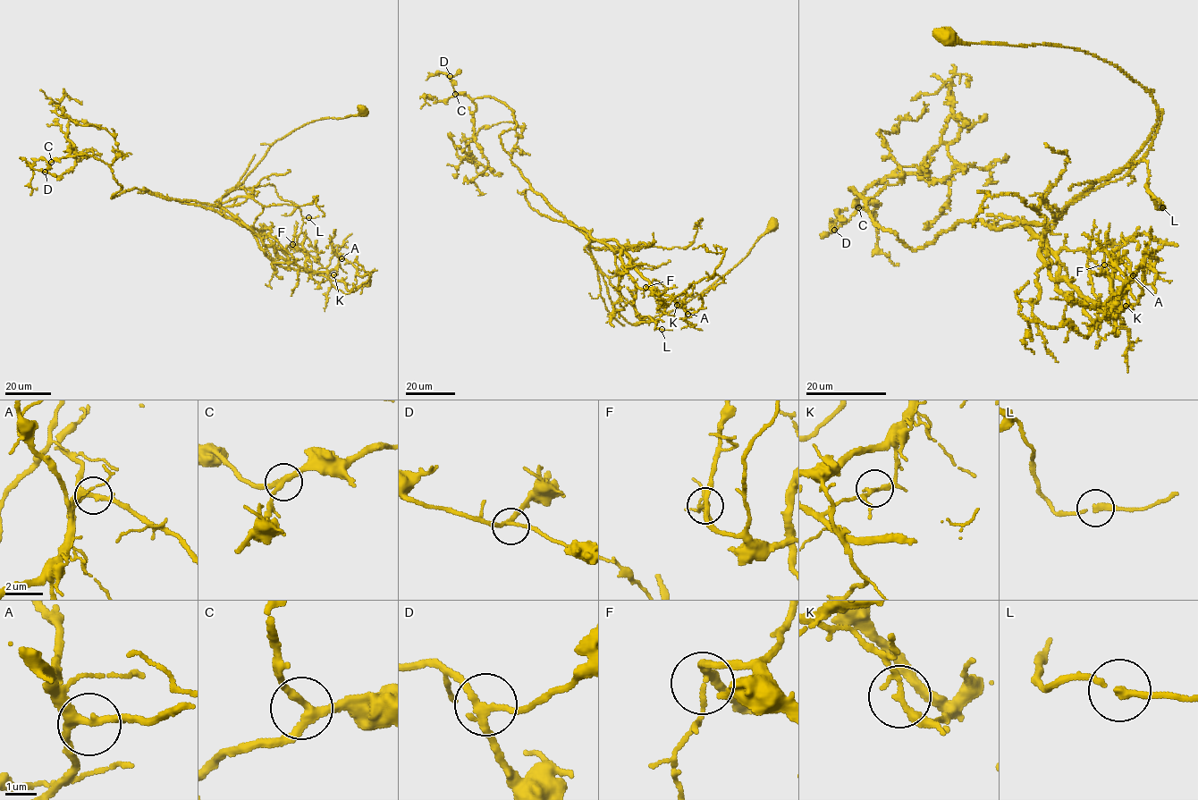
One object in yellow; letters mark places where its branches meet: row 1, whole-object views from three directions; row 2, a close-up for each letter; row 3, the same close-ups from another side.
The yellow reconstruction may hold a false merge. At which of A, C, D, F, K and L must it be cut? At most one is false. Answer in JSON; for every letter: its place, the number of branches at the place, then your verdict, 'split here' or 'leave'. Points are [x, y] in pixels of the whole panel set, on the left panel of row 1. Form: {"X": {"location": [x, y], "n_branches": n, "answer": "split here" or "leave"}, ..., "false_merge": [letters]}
{"A": {"location": [341, 258], "n_branches": 3, "answer": "leave"}, "C": {"location": [51, 162], "n_branches": 3, "answer": "leave"}, "D": {"location": [45, 172], "n_branches": 3, "answer": "leave"}, "F": {"location": [292, 244], "n_branches": 3, "answer": "leave"}, "K": {"location": [333, 274], "n_branches": 2, "answer": "split here"}, "L": {"location": [308, 217], "n_branches": 2, "answer": "leave"}, "false_merge": ["K"]}

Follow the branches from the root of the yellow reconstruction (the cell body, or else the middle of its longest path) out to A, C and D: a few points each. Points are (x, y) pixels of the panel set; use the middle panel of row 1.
A: (773, 227), (699, 294), (636, 324), (614, 307), (591, 242), (614, 239), (633, 267), (687, 314)
C: (773, 227), (699, 294), (631, 324), (590, 240), (503, 149), (513, 111), (455, 94)
D: (773, 227), (699, 294), (631, 324), (590, 240), (503, 149), (513, 111), (457, 94), (450, 76)

